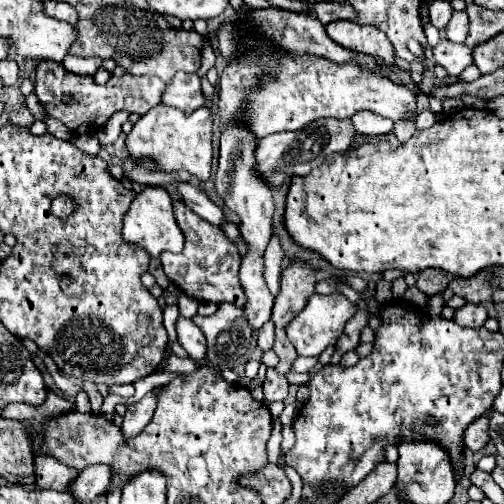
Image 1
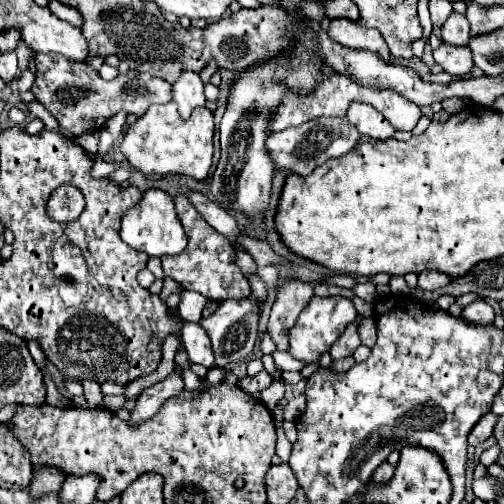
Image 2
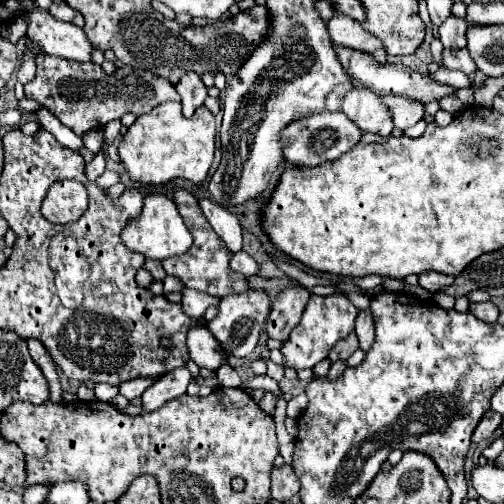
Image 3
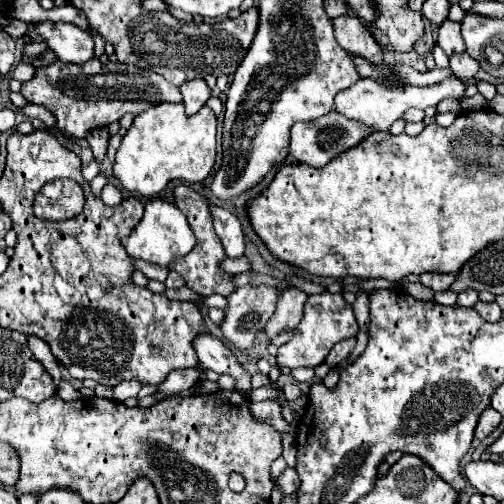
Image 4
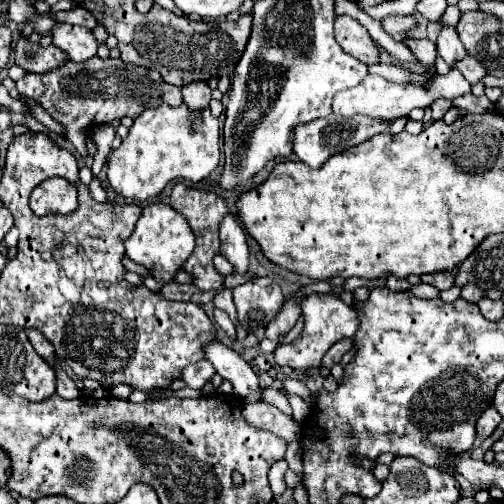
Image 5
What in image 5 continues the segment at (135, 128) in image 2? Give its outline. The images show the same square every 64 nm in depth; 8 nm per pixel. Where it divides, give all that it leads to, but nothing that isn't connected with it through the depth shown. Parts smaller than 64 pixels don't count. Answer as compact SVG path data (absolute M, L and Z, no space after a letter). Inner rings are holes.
M162 104L154 110L144 110L134 120L128 138L124 138L122 144L110 152L106 168L108 168L108 182L120 198L128 202L144 202L148 198L158 196L170 180L192 180L192 182L204 180L212 170L216 170L218 162L220 162L220 120L210 114L210 108L190 110L186 108L186 104L180 104L178 108Z

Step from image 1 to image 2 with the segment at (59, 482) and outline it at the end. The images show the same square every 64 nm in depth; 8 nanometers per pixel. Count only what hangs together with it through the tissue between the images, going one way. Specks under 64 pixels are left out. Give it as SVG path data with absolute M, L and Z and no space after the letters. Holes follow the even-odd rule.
M42 468L38 474L34 474L28 492L30 492L32 498L38 498L38 496L42 498L42 496L46 496L50 492L58 492L64 478L66 476L56 468Z

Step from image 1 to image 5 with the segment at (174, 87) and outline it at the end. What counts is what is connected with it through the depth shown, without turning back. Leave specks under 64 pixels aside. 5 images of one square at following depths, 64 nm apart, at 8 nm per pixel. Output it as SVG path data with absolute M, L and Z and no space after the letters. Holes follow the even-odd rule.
M192 82L182 88L182 96L190 110L202 110L212 100L212 90L206 82Z

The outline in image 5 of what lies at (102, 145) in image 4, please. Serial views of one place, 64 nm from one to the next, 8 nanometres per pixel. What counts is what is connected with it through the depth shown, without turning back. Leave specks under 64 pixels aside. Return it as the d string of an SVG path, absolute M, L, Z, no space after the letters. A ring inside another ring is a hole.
M104 124L104 126L98 126L92 130L92 140L96 142L98 146L98 152L94 156L94 164L92 164L92 172L94 174L100 174L102 166L104 166L104 160L112 148L112 140L116 136L116 128L110 126L110 124Z

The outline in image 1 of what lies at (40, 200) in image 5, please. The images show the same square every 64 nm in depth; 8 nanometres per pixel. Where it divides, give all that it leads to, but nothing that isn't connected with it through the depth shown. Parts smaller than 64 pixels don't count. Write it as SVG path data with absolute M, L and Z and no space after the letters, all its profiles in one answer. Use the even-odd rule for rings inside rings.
M58 194L58 196L52 200L52 214L54 214L56 218L66 218L66 216L70 216L74 210L76 210L76 202L74 202L72 196L68 196L68 194Z

